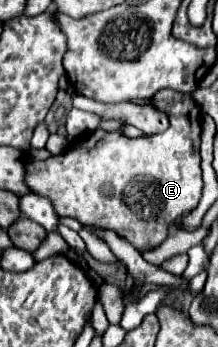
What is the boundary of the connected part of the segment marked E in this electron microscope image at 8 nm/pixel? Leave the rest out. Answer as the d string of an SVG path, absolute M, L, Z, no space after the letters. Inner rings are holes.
M162 90L154 96L154 106L158 106L162 112L168 114L170 118L170 126L168 130L160 132L160 134L154 134L154 136L142 136L142 138L126 138L126 140L120 140L120 133L106 132L106 130L94 130L90 132L86 137L83 136L80 140L72 142L60 156L56 158L48 158L48 160L42 161L29 161L28 162L28 186L34 188L34 192L42 194L42 196L48 196L56 210L62 214L62 216L70 216L74 220L78 220L80 224L98 224L102 228L108 228L108 230L114 230L118 236L122 236L124 240L128 240L130 244L134 244L138 250L152 250L152 248L158 248L166 236L168 236L168 230L170 226L186 212L194 210L200 202L200 196L202 196L202 172L200 172L200 150L198 150L198 144L196 140L200 140L200 108L196 106L196 102L190 98L190 94L180 94L180 92L174 92L174 90ZM87 141L92 141L90 148L87 148Z

